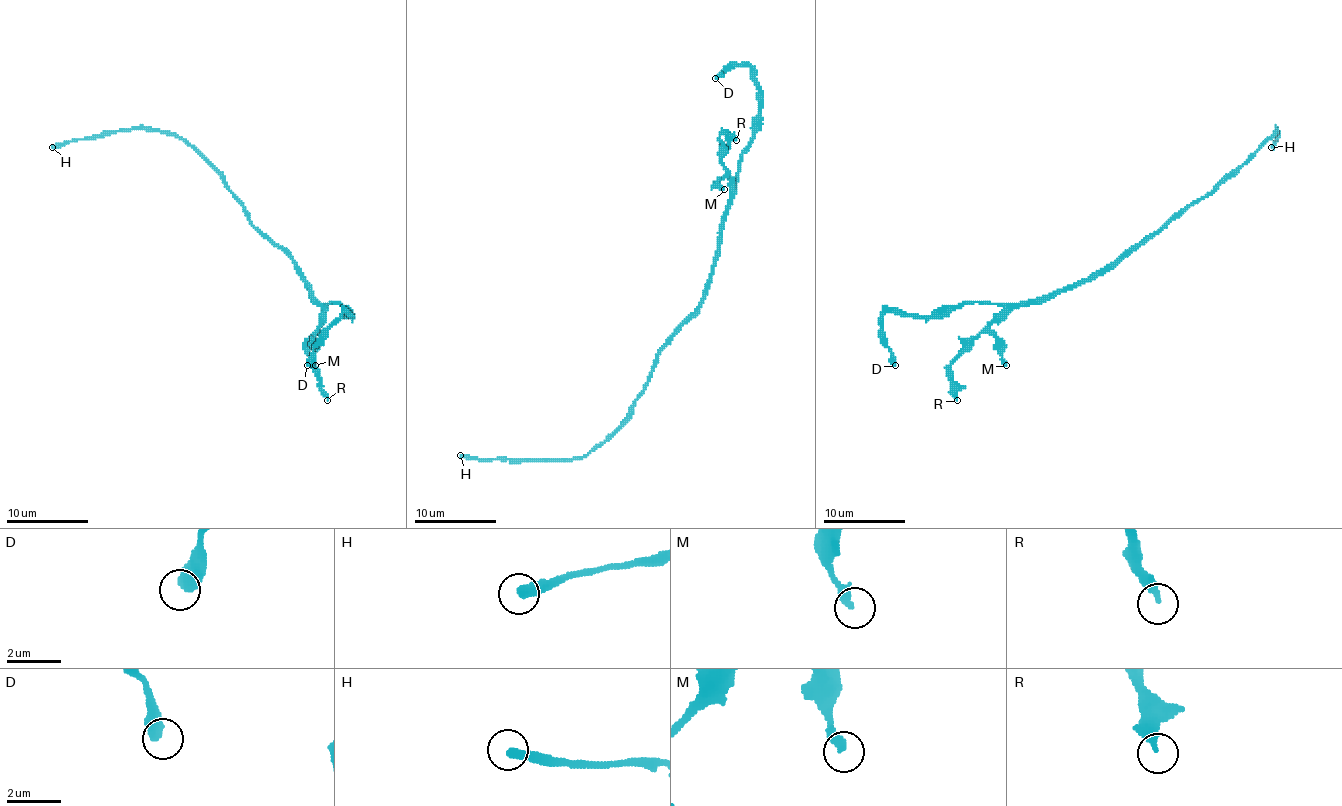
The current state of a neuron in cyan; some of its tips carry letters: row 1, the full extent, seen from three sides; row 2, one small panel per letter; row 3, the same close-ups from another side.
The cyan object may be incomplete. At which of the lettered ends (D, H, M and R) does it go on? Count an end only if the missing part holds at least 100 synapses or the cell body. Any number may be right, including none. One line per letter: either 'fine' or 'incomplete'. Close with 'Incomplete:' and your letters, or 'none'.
D: fine
H: incomplete
M: fine
R: fine
Incomplete: H

